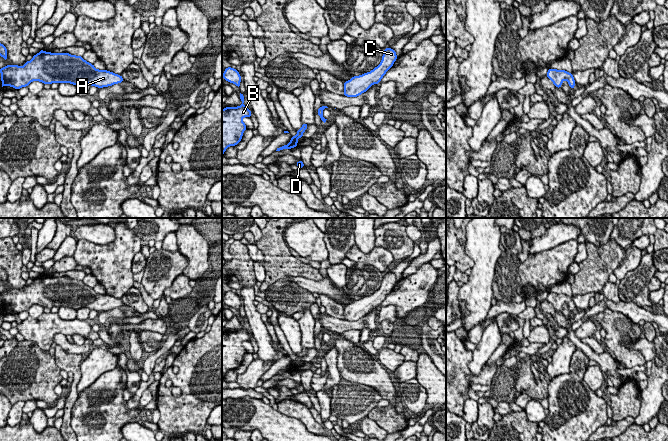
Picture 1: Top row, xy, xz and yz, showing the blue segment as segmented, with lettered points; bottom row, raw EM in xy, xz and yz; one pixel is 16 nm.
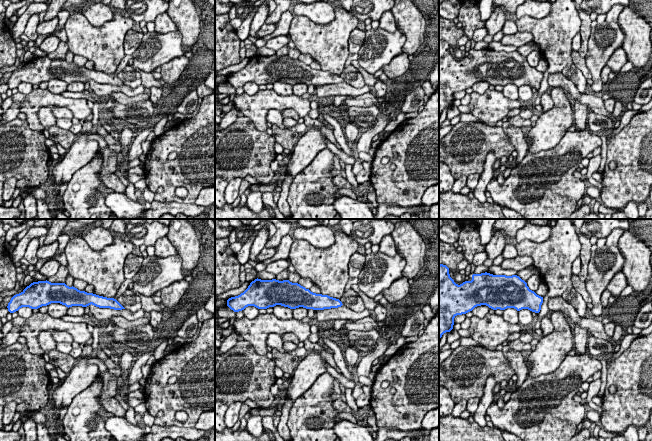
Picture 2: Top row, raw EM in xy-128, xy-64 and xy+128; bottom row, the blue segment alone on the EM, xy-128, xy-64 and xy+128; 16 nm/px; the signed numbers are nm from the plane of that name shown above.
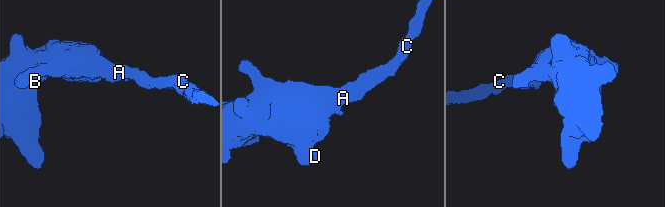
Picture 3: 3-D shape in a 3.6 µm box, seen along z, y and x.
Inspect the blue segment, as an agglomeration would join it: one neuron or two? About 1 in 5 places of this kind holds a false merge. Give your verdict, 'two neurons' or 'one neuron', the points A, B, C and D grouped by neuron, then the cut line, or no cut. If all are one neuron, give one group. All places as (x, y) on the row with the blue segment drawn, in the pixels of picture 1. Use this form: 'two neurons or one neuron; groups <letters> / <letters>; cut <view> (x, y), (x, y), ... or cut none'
one neuron; groups A B C D; cut none

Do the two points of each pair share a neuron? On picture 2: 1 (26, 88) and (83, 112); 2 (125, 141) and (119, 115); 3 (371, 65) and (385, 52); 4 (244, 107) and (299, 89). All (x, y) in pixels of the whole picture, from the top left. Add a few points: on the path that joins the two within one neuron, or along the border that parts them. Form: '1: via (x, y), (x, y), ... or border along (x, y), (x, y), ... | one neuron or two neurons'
1: border along (33, 90), (28, 93), (18, 92) | two neurons
2: border along (123, 123), (130, 129) | two neurons
3: via (375, 61), (382, 56) | one neuron
4: border along (293, 93), (299, 96) | two neurons

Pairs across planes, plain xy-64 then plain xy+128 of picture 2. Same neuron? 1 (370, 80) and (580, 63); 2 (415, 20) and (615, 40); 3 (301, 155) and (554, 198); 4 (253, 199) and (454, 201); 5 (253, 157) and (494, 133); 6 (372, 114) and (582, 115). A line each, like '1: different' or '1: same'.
1: same
2: different
3: different
4: different
5: same
6: different

